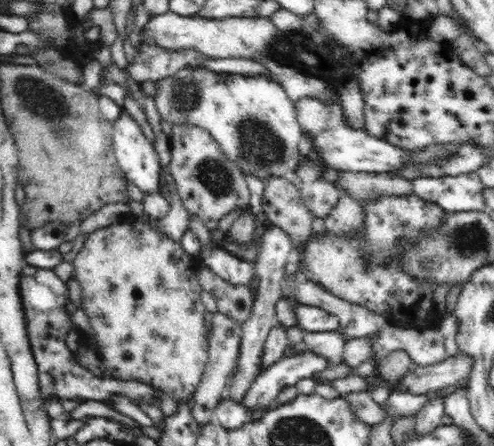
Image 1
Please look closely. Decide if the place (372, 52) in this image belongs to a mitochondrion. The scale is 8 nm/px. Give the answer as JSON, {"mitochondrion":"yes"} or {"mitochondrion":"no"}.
{"mitochondrion":"no"}

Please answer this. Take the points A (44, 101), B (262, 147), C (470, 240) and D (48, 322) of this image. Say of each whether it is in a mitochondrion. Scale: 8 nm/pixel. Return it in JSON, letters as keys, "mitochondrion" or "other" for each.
{"A":"mitochondrion","B":"mitochondrion","C":"mitochondrion","D":"mitochondrion"}

